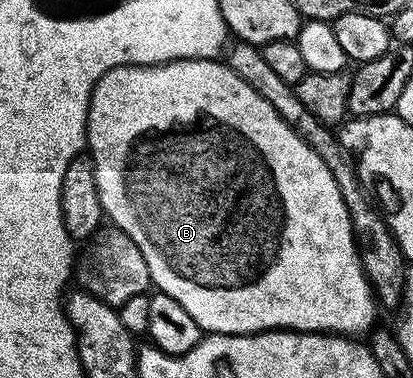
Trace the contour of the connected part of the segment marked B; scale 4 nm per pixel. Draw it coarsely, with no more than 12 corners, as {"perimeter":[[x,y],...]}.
{"perimeter":[[228,65],[116,66],[105,218],[209,334],[368,335],[327,164]]}

